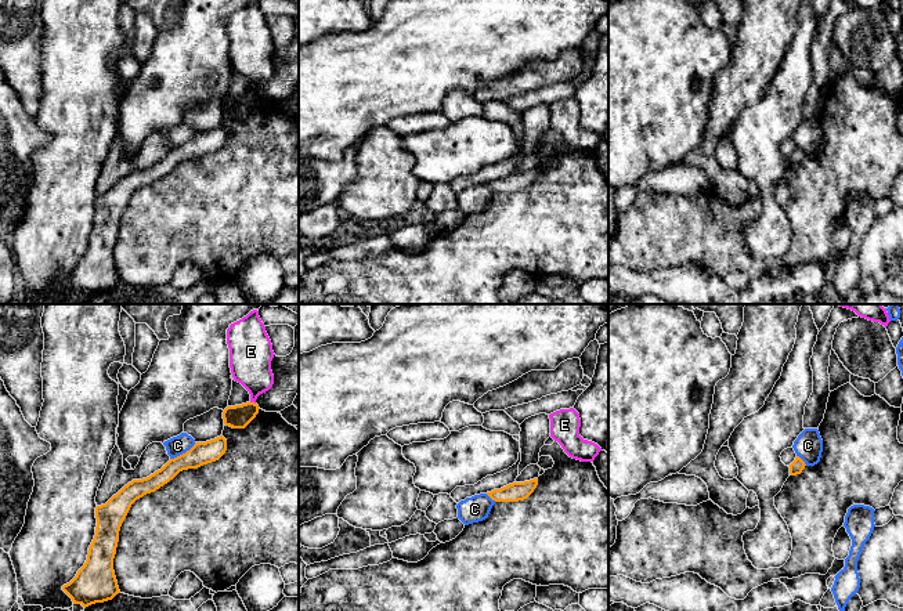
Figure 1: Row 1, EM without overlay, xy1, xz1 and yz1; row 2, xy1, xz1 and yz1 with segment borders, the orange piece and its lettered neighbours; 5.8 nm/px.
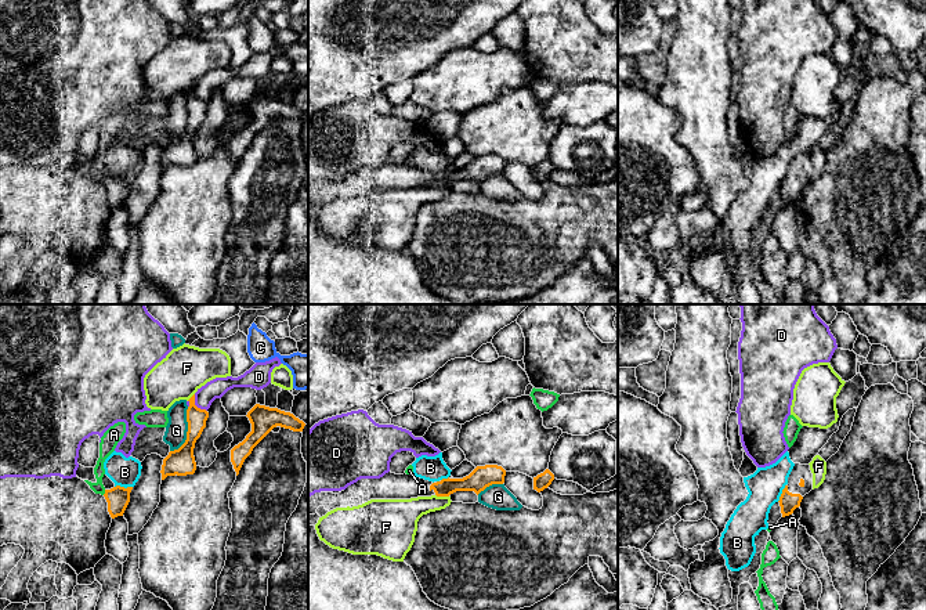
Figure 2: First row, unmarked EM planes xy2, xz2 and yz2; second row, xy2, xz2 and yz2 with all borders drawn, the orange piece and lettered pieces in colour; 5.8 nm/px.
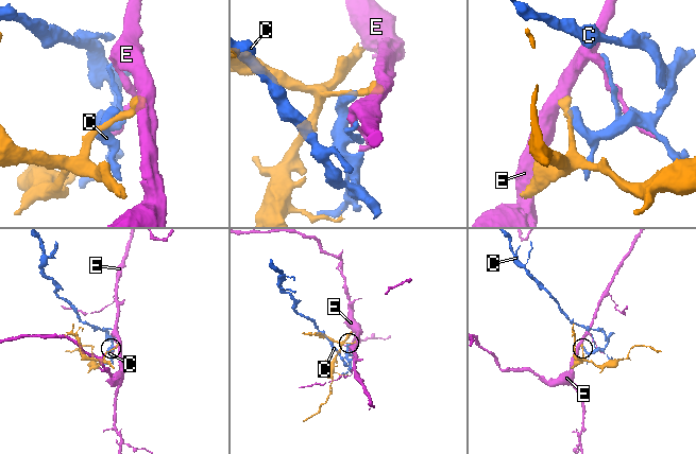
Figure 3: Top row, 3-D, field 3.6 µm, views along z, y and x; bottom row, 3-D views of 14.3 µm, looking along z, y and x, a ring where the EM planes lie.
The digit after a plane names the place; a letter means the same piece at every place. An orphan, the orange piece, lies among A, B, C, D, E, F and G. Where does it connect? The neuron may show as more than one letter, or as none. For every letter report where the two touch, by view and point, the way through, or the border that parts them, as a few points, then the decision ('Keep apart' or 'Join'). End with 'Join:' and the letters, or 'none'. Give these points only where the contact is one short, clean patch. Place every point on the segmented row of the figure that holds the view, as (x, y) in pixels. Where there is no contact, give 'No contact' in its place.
A: Touches orange at xy2 (105, 493). Boundary: xy2 (105, 490), (102, 494). Keep apart
B: Touches orange at xy2 (123, 487). Boundary: xy2 (131, 486), (115, 487). Keep apart
C: Touches orange at xy1 (183, 454). Boundary: xy1 (195, 443), (170, 459). Keep apart
D: Touches orange at xy2 (195, 405). Boundary: xy2 (194, 394), (194, 403), (206, 411). Keep apart
E: Touches orange at xy1 (253, 402). Boundary: xy1 (250, 401), (255, 404). Keep apart
F: Touches orange at xz2 (442, 495). Keep apart
G: Touches orange at xy2 (187, 432). Keep apart
Join: none

